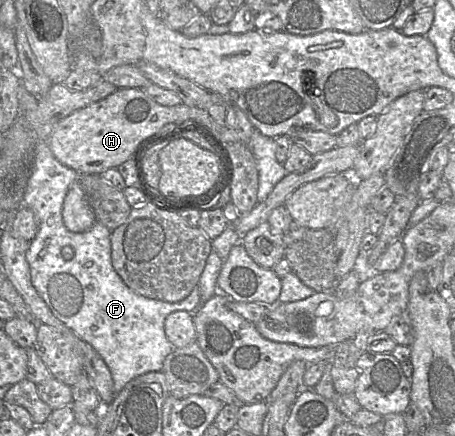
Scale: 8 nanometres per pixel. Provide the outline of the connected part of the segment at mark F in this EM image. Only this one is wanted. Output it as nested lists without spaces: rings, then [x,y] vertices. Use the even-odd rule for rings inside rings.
[[[47,142],[37,143],[23,206],[33,212],[38,230],[34,239],[28,244],[26,261],[29,265],[31,283],[37,293],[57,319],[98,352],[111,372],[114,391],[118,394],[134,378],[162,370],[165,358],[174,349],[165,334],[165,319],[174,311],[194,313],[201,305],[200,292],[196,286],[188,297],[175,303],[141,296],[127,287],[112,266],[110,240],[112,231],[101,223],[95,223],[89,230],[81,233],[67,230],[62,219],[62,206],[70,185],[78,181],[79,176],[76,171],[55,158]]]

